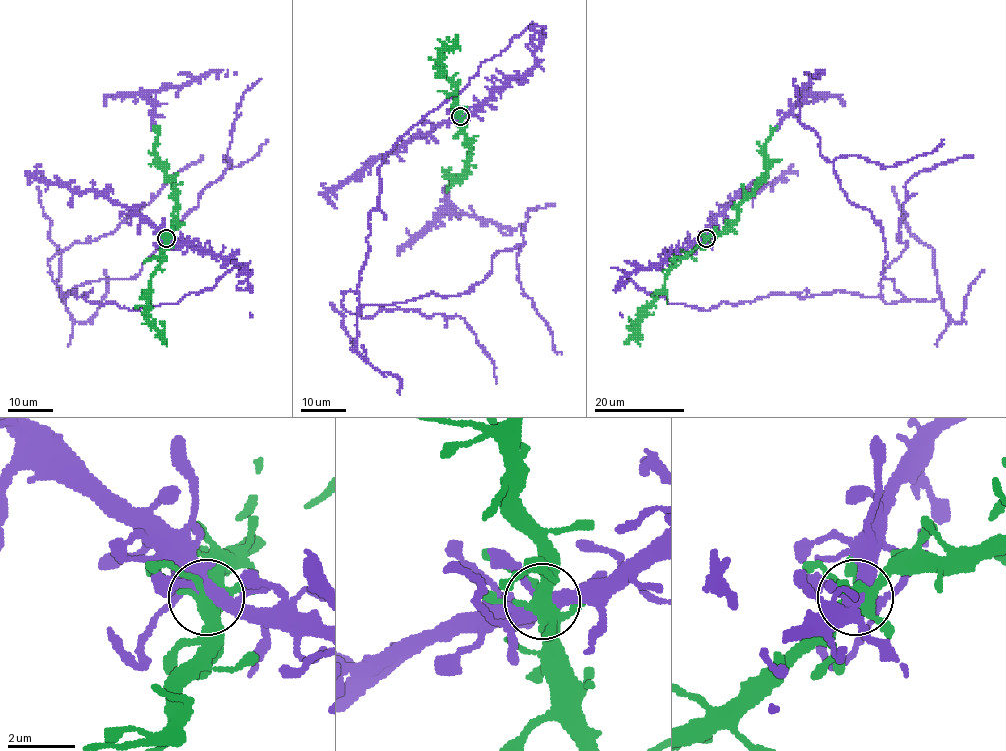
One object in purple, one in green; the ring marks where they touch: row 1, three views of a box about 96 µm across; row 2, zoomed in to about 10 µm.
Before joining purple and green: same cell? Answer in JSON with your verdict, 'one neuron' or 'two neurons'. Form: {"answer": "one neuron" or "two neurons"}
{"answer": "one neuron"}

